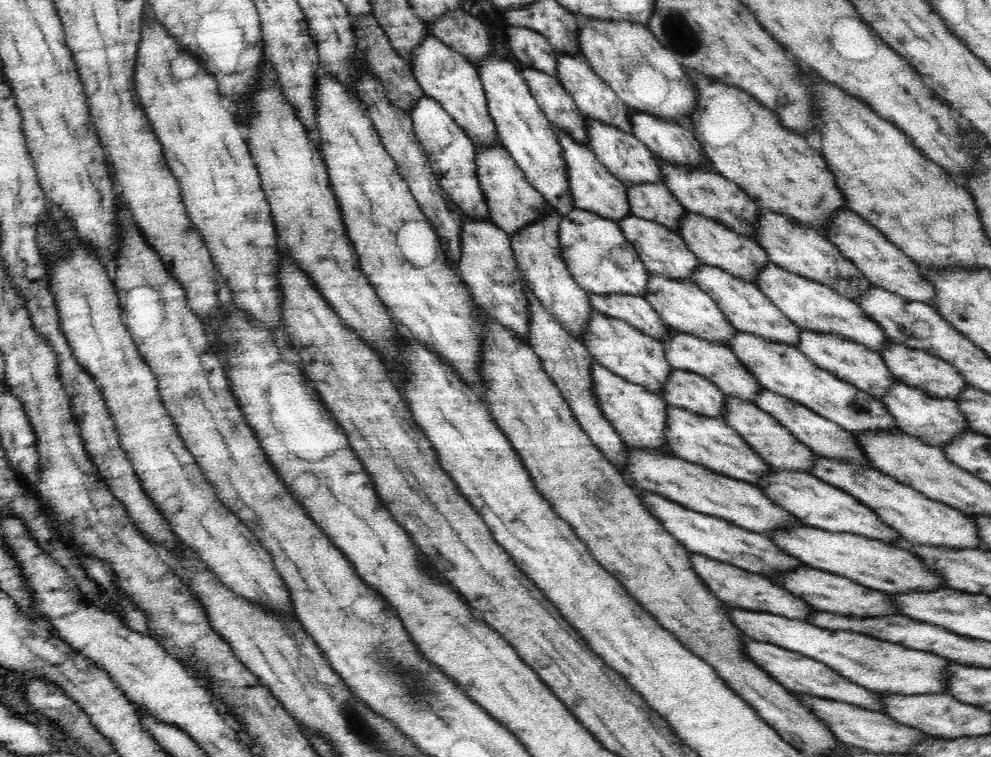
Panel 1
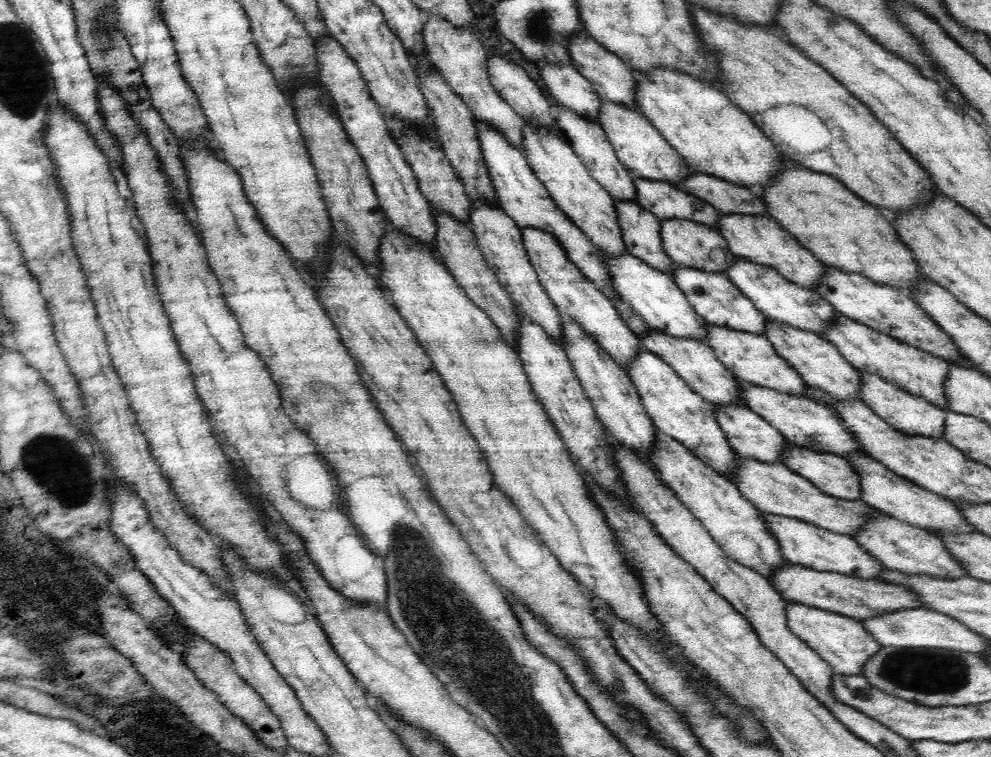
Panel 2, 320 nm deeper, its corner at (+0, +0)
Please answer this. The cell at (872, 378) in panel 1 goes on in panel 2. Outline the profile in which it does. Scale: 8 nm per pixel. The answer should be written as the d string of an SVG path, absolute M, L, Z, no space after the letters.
M862 373L862 381L864 383L861 388L863 403L892 428L908 436L922 436L946 441L944 429L947 414L942 409L938 409L936 405L928 403L920 396L892 387L892 384L887 384L882 378L872 373Z

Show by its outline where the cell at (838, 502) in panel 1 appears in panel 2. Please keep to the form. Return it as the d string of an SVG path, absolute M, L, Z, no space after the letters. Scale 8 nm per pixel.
M886 513L875 515L855 534L855 541L882 566L904 575L932 577L933 580L960 580L970 577L962 565L950 554L938 534L900 522Z

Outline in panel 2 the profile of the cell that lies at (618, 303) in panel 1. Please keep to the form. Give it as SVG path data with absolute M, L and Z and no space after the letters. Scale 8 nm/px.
M652 329L639 339L641 348L644 351L653 352L658 355L666 364L672 367L679 378L690 387L696 394L704 397L704 400L712 403L712 406L723 407L724 405L742 405L746 407L743 400L743 390L740 390L738 380L724 366L723 362L718 360L716 353L710 346L692 339L678 339L664 335L656 329Z

